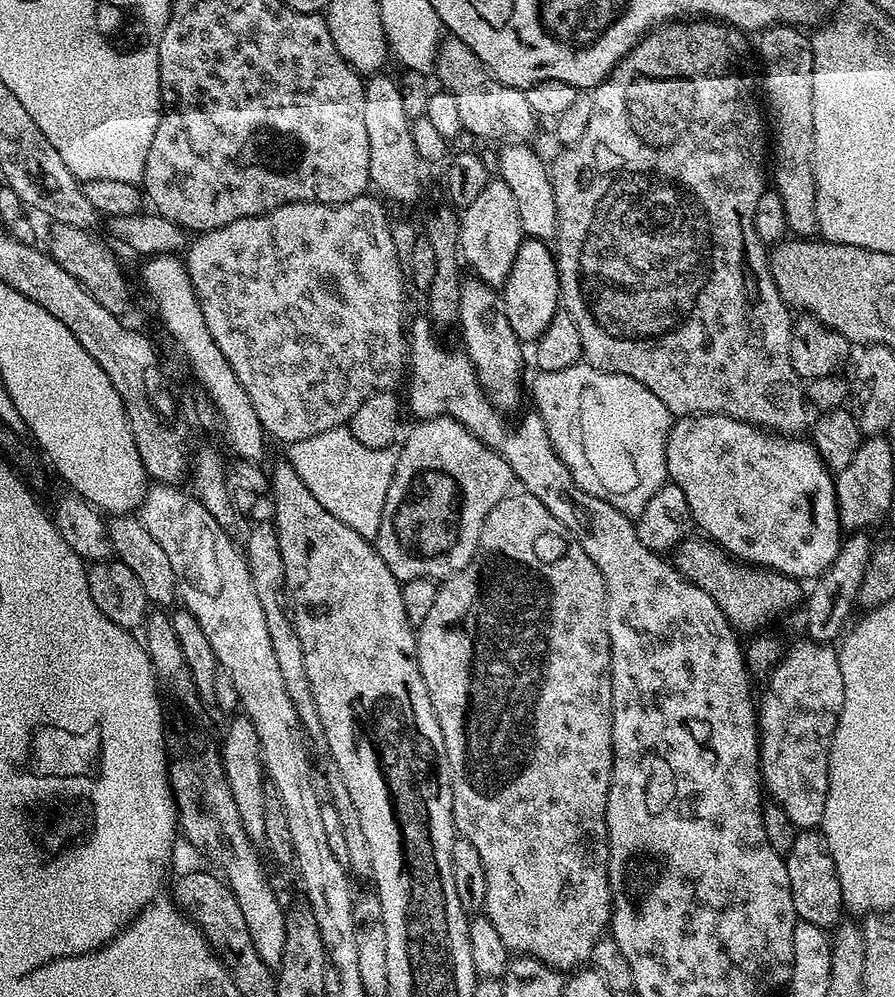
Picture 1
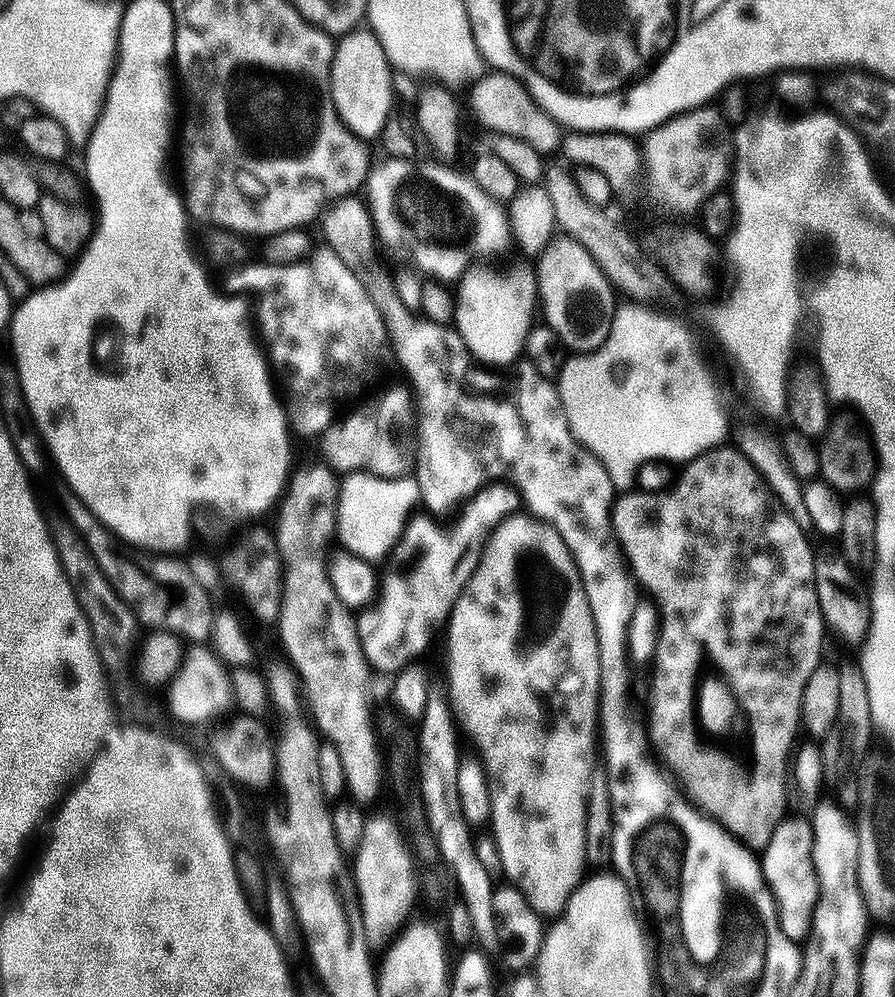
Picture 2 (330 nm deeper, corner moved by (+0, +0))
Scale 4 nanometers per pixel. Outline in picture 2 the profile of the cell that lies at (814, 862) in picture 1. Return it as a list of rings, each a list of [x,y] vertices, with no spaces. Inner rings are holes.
[[[791,816],[780,821],[770,842],[762,849],[762,867],[764,880],[767,881],[768,888],[776,899],[781,930],[791,940],[804,942],[812,930],[812,919],[820,891],[812,857],[814,850],[812,821],[805,817],[803,820],[800,816]]]

